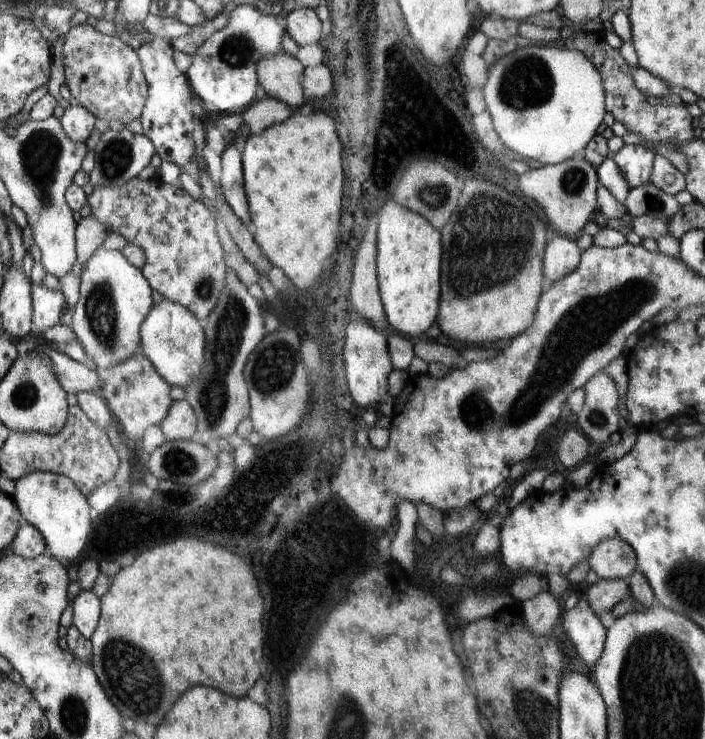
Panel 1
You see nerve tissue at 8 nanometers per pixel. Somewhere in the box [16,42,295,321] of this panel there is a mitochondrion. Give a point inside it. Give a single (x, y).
(41, 151)

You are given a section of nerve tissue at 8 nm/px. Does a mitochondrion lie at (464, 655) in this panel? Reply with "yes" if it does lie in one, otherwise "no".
no

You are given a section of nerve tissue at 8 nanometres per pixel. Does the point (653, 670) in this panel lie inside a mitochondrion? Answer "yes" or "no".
yes

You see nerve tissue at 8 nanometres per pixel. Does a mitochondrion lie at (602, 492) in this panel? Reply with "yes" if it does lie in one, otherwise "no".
no

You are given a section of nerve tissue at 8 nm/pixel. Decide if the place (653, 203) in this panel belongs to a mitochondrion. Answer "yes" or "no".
no

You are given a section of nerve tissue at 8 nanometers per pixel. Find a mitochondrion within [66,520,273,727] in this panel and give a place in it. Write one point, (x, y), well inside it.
(129, 672)

